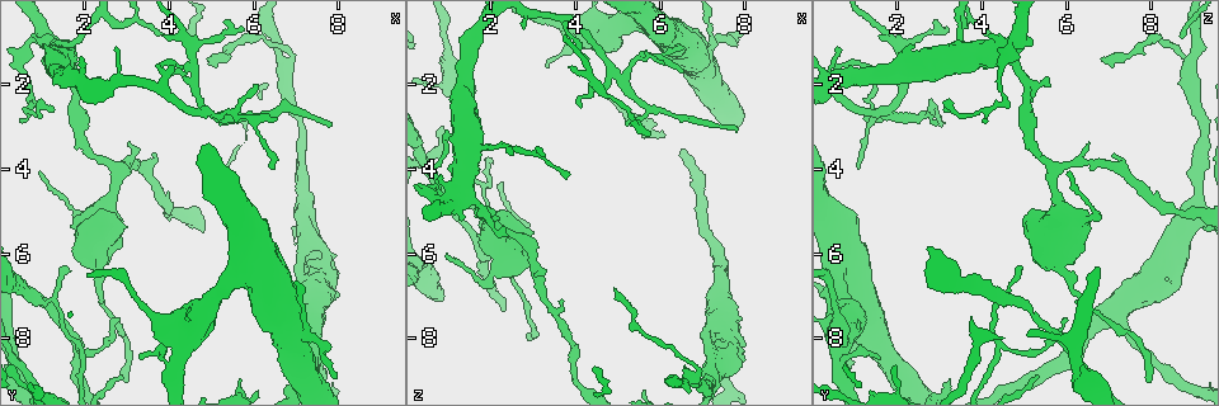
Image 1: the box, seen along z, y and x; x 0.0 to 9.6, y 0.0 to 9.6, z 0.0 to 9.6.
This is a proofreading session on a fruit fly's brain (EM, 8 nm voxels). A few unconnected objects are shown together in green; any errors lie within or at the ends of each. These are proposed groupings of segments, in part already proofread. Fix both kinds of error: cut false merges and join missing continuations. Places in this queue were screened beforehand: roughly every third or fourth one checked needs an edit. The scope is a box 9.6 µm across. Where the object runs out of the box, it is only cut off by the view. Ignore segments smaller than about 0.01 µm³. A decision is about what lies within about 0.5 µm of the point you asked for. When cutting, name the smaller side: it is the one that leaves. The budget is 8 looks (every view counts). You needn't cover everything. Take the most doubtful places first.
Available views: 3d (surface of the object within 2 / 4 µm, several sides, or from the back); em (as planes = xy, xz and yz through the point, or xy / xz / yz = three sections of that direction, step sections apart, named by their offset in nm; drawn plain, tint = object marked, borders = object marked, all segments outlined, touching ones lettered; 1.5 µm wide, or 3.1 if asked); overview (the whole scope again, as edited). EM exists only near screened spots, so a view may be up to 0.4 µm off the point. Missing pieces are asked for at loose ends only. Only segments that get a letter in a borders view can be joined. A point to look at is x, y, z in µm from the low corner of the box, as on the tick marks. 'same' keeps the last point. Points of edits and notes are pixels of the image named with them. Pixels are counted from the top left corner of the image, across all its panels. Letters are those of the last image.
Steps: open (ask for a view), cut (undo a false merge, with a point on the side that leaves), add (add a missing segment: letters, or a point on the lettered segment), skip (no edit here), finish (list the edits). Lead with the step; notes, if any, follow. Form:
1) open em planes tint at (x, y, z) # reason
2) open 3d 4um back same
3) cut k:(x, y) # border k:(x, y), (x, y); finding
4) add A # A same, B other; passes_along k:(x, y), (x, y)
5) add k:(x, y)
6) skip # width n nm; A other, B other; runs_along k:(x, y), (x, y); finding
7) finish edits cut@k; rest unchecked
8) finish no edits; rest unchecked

open em xz step 4 borders at (4.35, 1.60, 1.40) # thin end

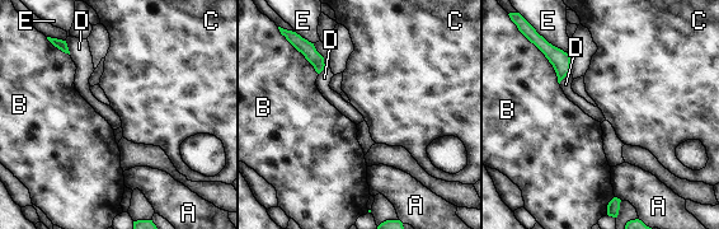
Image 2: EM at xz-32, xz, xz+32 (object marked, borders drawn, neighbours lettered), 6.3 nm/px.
skip # longest_contact B 240 nm; A other, B other, C other, D other, E other; no lettered segment goes on from it

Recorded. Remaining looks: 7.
open em planes borders at (5.65, 0.75, 3.25) # an open end

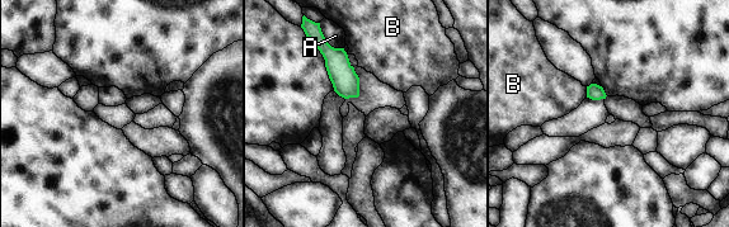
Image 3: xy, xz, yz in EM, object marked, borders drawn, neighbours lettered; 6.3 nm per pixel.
skip # A other, B other; none of them fits

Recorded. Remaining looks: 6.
open 3d 2um at (2.10, 2.35, 5.20) # an open end

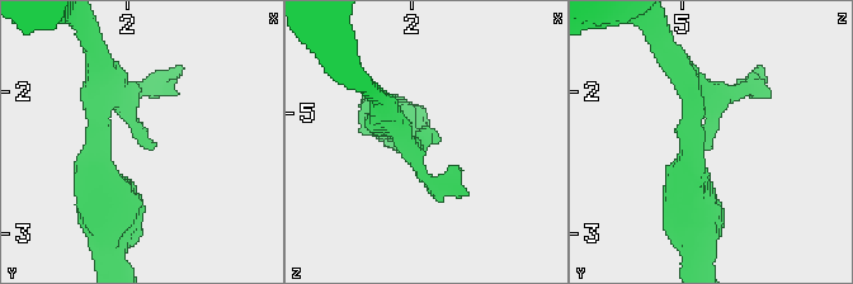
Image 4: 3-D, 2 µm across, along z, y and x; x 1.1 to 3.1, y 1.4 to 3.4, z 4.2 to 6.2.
open em xz step 4 tint at (2.10, 2.28, 5.26) # shape alone is not enough

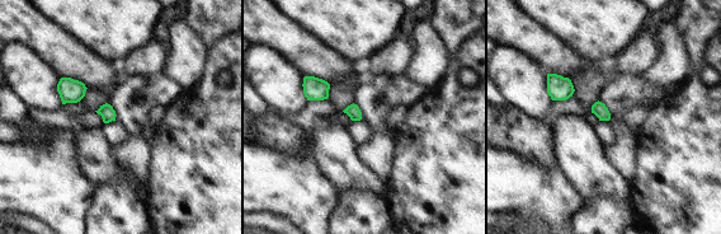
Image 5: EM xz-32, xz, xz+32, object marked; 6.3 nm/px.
open em planes borders same # another direction

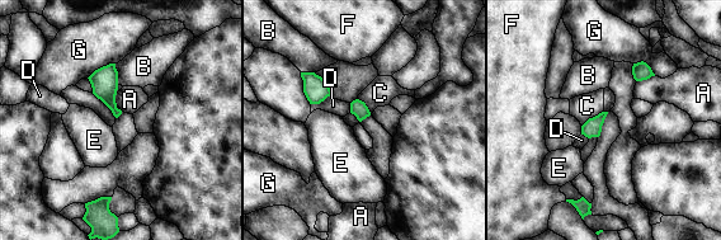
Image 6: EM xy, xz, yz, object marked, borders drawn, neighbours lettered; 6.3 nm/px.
skip # longest_contact G 200 nm; A other, B other, C other, D other, E other, F other, G other; no lettered segment goes on from it

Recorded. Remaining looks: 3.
finish no edits; rest unchecked

